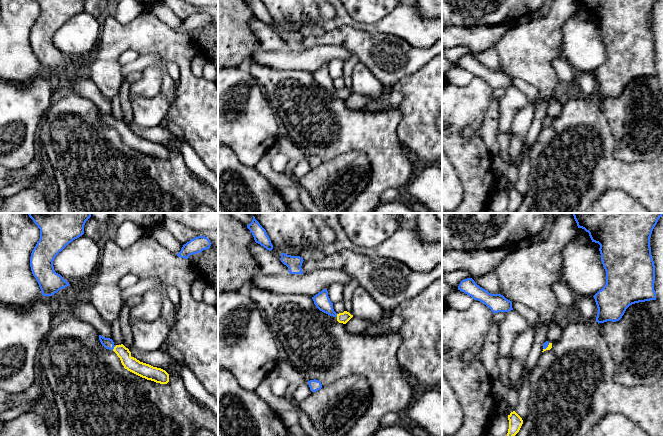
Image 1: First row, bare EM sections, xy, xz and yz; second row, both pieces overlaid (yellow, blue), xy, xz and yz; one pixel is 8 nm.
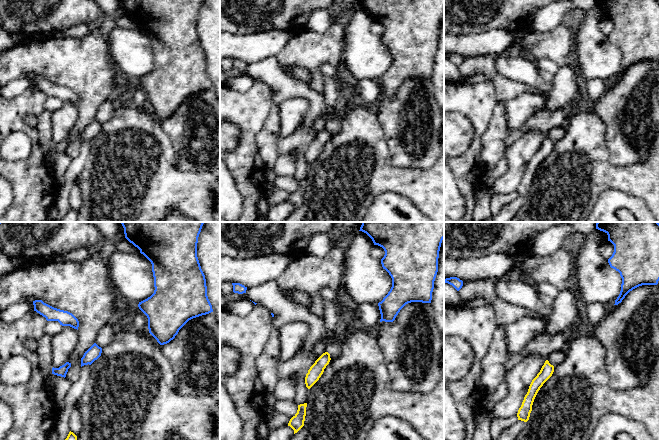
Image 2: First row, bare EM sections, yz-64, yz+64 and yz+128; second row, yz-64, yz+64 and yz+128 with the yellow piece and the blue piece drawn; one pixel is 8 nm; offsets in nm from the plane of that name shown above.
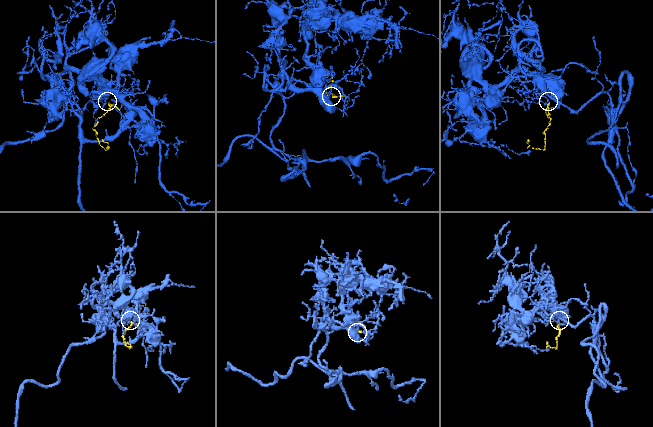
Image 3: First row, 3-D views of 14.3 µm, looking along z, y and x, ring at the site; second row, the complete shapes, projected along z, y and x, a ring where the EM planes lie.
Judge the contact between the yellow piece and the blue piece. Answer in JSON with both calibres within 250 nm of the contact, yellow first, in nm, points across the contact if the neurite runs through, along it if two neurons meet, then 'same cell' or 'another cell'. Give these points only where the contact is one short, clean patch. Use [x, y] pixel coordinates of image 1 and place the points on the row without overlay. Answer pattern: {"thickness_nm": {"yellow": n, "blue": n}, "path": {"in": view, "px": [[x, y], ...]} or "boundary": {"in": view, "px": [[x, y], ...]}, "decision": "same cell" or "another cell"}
{"thickness_nm": {"yellow": 120, "blue": 90}, "path": {"in": "xy", "px": [[133, 141], [114, 124], [108, 119]]}, "decision": "same cell"}

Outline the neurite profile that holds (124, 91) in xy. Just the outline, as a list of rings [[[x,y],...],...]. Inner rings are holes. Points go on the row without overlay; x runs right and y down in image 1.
[[[125,81],[121,85],[118,93],[121,101],[121,108],[123,111],[123,121],[129,125],[133,120],[133,110],[132,110],[131,100],[129,97],[130,83],[128,81]]]

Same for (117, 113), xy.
[[[119,93],[113,97],[111,101],[111,105],[112,105],[111,115],[113,116],[114,121],[116,122],[116,121],[123,120],[123,111],[121,108],[121,101],[119,97]]]

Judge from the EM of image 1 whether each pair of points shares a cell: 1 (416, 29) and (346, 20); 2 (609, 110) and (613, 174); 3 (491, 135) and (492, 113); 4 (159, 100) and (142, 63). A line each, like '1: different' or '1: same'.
1: same
2: different
3: same
4: different

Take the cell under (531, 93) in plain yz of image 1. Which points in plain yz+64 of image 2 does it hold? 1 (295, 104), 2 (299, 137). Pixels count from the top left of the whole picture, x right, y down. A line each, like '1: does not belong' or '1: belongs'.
1: does not belong
2: belongs

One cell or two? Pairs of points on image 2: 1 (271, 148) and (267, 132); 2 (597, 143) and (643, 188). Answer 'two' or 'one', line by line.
1: one
2: one

